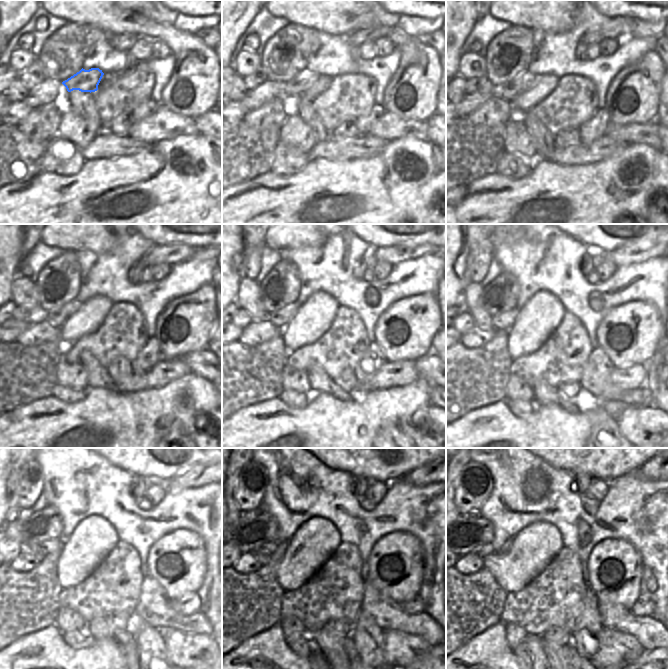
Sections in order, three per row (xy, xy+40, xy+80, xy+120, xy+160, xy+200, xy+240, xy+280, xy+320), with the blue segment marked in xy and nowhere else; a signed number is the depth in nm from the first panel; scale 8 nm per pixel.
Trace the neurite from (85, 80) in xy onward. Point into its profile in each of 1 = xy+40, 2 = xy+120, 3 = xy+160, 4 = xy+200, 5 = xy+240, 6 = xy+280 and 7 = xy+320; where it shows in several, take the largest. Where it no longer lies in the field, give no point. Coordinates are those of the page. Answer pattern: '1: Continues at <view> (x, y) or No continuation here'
1: Continues at xy+40 (299, 84)
2: Continues at xy+120 (57, 318)
3: Continues at xy+160 (280, 318)
4: Continues at xy+200 (504, 321)
5: Continues at xy+240 (49, 546)
6: Continues at xy+280 (270, 547)
7: Continues at xy+320 (485, 550).

